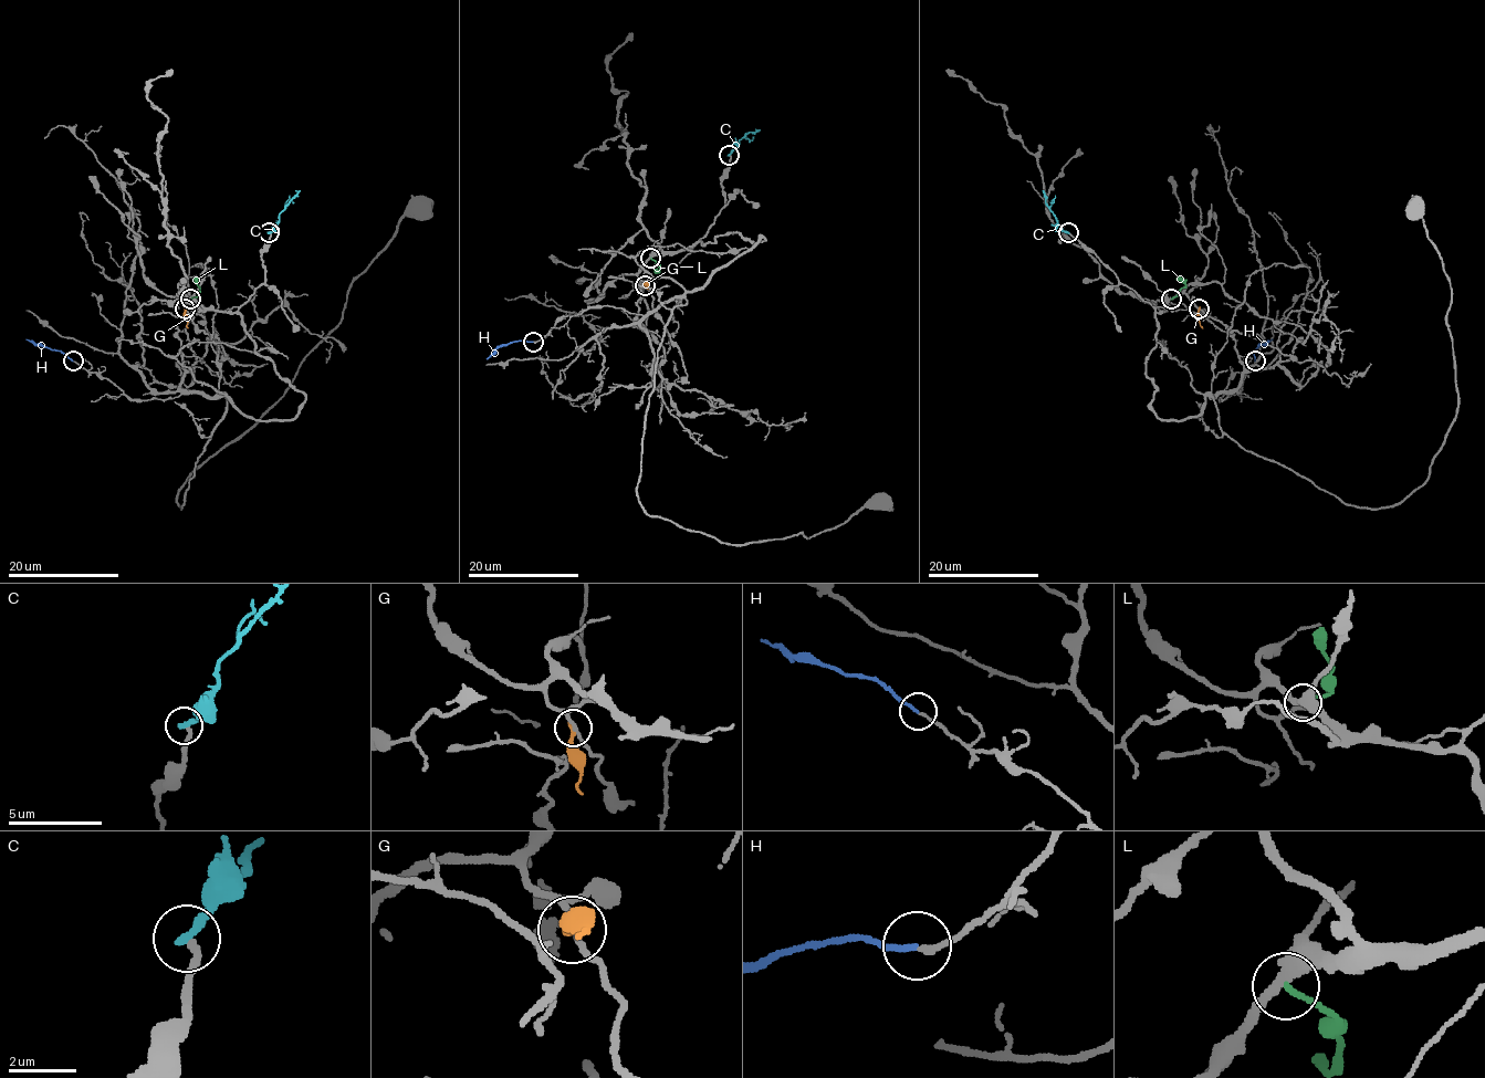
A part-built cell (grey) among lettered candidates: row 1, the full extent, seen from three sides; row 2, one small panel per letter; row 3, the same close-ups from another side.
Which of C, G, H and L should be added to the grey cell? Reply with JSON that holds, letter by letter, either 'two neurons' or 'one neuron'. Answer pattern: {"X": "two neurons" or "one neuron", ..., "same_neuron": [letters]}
{"C": "two neurons", "G": "two neurons", "H": "one neuron", "L": "two neurons", "same_neuron": ["H"]}

